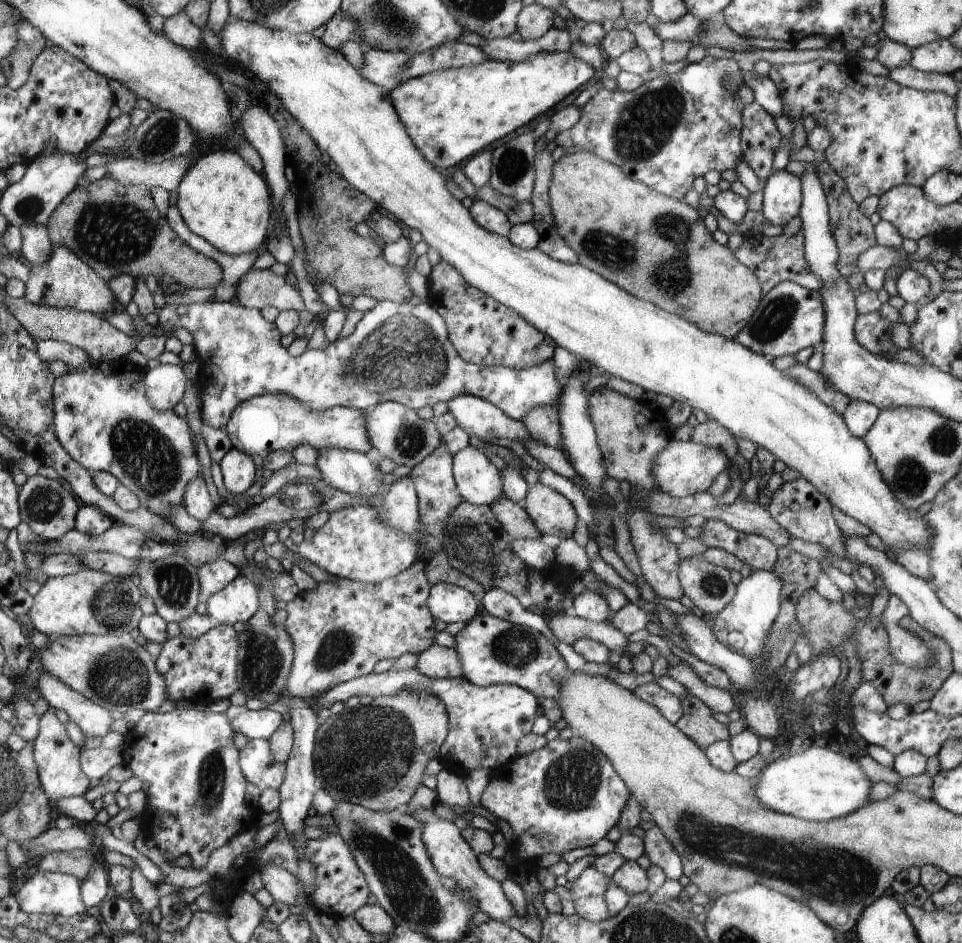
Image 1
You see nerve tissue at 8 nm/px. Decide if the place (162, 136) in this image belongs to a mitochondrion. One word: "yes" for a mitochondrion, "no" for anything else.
yes

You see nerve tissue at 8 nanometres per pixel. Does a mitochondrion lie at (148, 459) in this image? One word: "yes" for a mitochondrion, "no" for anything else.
yes

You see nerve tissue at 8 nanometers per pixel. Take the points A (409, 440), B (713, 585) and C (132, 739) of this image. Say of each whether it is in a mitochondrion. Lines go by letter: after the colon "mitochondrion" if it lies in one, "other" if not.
A: mitochondrion
B: mitochondrion
C: other

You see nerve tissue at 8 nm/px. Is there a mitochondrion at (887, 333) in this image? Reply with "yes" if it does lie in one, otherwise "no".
no

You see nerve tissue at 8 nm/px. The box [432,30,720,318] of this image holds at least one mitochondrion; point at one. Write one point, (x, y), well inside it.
(671, 273)

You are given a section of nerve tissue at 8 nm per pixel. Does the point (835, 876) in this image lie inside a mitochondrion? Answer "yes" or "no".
yes

